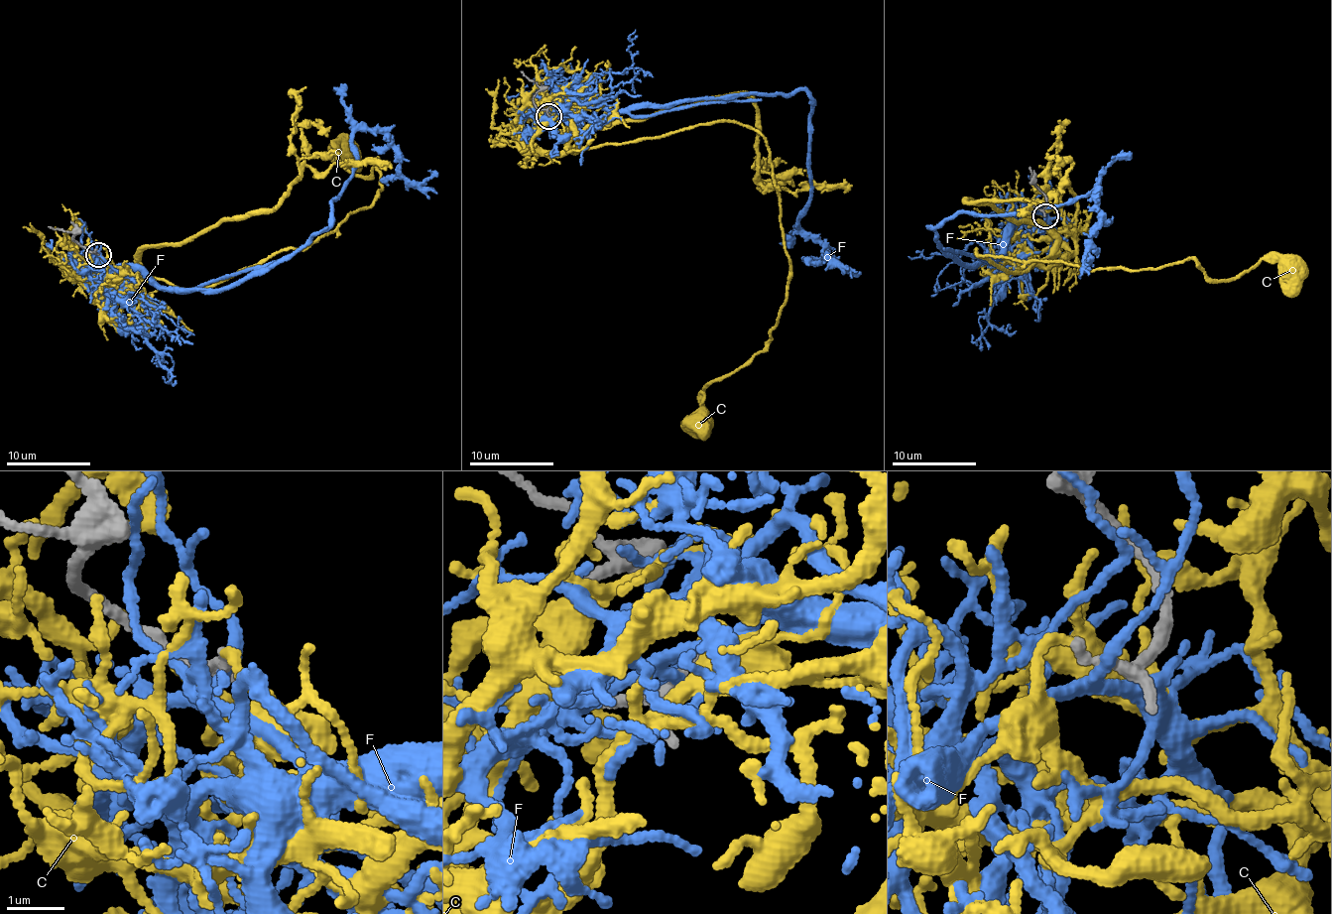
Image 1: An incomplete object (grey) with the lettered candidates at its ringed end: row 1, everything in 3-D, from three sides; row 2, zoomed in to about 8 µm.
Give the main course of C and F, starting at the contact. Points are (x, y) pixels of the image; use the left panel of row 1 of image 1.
C: (95, 250), (137, 294), (150, 277), (215, 287), (369, 205), (379, 159), (365, 177), (350, 149)
F: (94, 252), (160, 286), (232, 288), (330, 224), (357, 166), (355, 133), (386, 136), (411, 181), (438, 172)

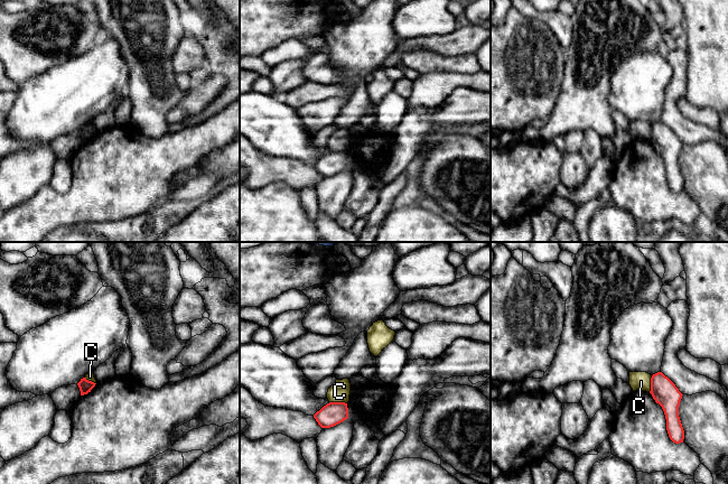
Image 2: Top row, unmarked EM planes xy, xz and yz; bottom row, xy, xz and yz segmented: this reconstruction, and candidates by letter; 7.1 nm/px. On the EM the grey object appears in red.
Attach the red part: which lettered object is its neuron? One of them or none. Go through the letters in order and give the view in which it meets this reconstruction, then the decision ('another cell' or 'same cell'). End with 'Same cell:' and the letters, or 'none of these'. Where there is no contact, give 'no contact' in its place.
C: contact in xz; another cell
F: no contact; another cell
Same cell: none of these

